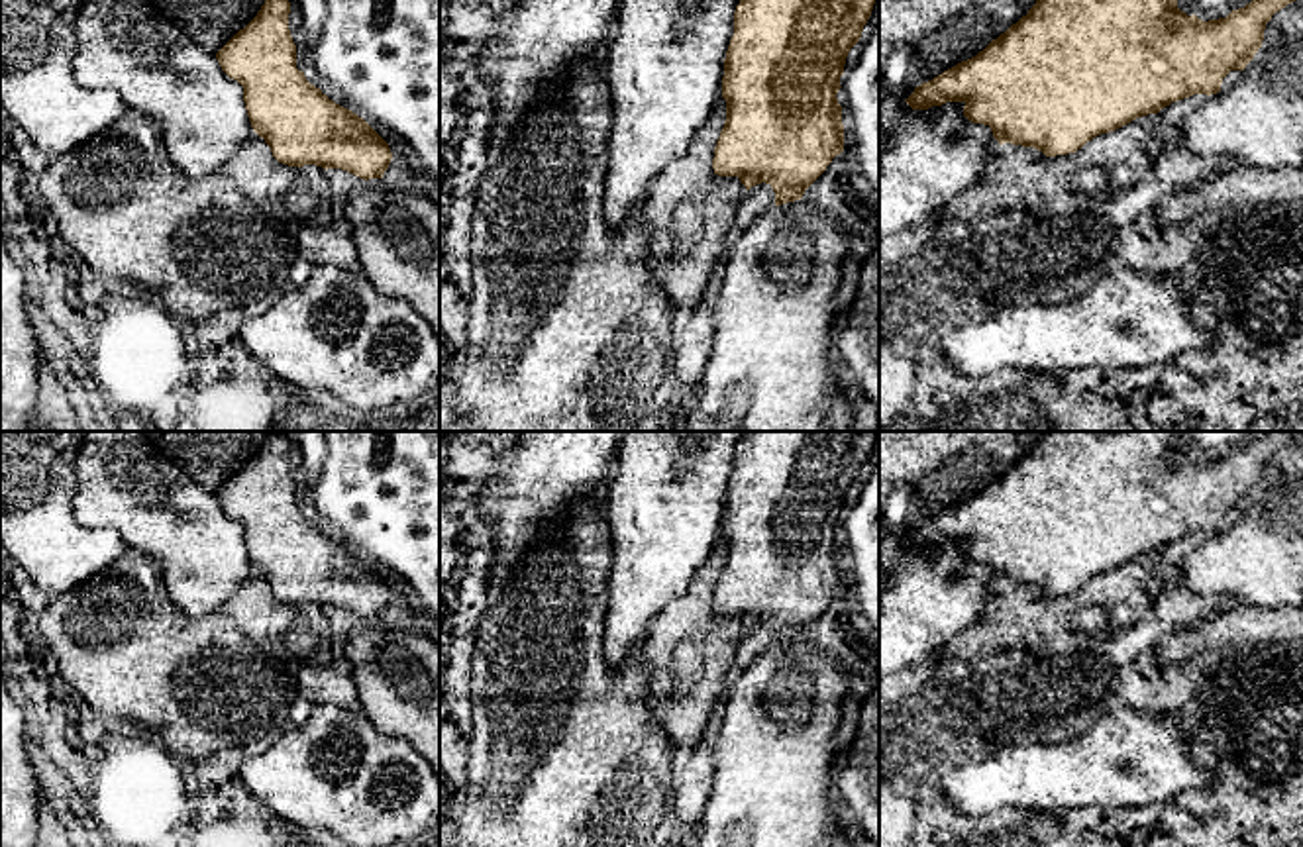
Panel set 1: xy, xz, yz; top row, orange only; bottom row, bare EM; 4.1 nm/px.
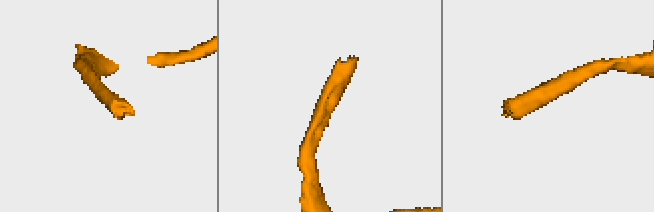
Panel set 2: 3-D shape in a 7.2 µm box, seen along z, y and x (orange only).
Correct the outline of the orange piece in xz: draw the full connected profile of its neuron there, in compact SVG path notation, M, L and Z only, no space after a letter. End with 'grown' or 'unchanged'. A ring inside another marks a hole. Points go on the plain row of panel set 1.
M744 431L734 451L734 474L724 498L726 561L714 586L714 614L738 616L746 629L769 623L775 645L803 637L844 590L842 545L836 533L842 527L846 496L860 480L877 437L879 431Z | unchanged

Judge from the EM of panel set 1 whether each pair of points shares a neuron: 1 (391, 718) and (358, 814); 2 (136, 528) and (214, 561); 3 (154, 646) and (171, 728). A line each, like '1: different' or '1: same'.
1: different
2: same
3: same

